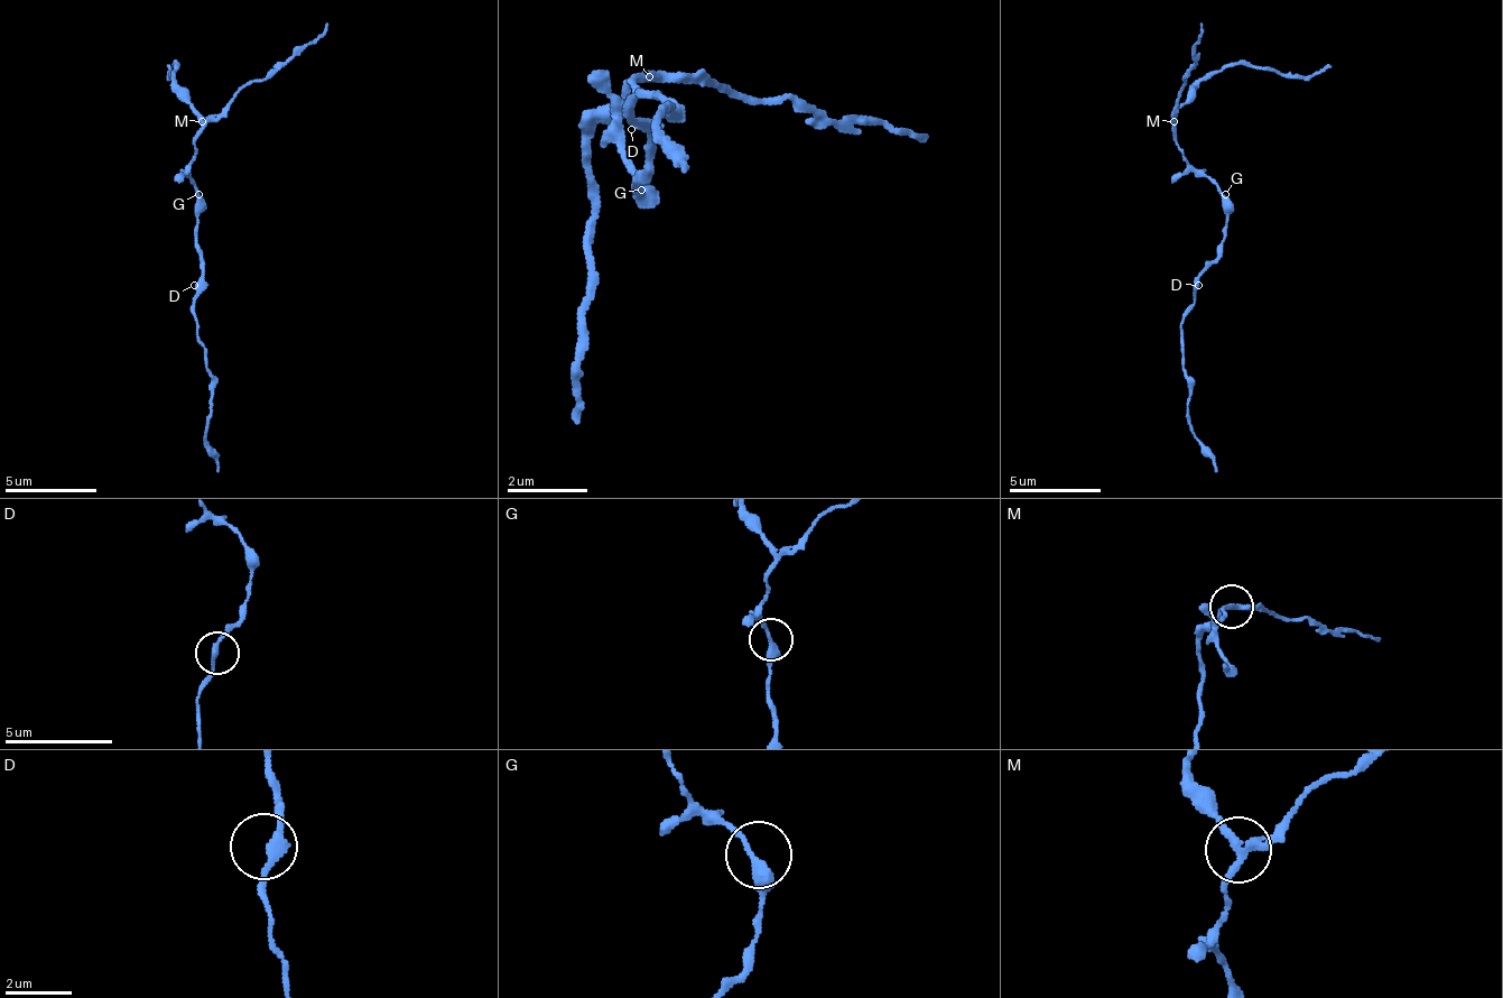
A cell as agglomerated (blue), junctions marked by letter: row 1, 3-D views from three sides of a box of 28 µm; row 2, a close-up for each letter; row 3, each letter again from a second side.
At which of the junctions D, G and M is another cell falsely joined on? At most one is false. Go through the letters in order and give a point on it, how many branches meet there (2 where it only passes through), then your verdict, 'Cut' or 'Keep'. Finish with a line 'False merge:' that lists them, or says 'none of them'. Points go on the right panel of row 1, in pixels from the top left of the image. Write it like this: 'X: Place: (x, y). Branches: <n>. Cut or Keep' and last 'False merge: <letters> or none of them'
D: Place: (1198, 285). Branches: 2. Keep
G: Place: (1225, 194). Branches: 2. Keep
M: Place: (1174, 121). Branches: 3. Cut
False merge: M

